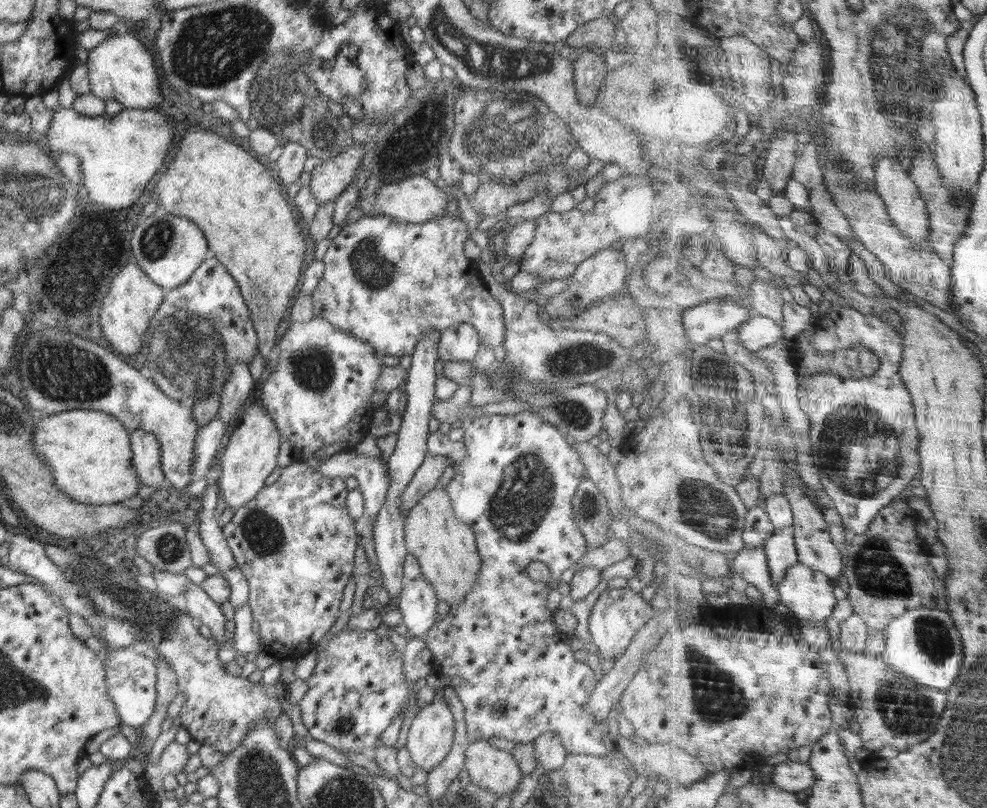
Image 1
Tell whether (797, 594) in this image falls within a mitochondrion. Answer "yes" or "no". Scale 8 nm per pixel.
no

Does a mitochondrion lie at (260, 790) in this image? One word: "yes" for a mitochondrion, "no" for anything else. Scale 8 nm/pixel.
yes

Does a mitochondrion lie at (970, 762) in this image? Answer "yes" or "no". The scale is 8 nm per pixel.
yes

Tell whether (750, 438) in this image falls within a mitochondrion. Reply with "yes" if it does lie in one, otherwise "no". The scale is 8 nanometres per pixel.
yes

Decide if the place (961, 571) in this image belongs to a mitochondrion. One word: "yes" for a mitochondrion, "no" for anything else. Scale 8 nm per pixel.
no

